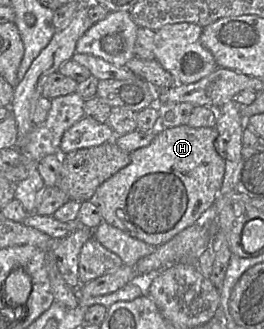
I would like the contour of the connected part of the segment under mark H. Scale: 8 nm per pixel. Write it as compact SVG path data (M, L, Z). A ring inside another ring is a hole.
M180 125L158 128L149 145L130 153L130 163L97 188L93 202L98 206L103 222L153 247L168 242L184 229L202 222L211 214L218 199L225 172L225 161L215 148L217 137L215 127Z

